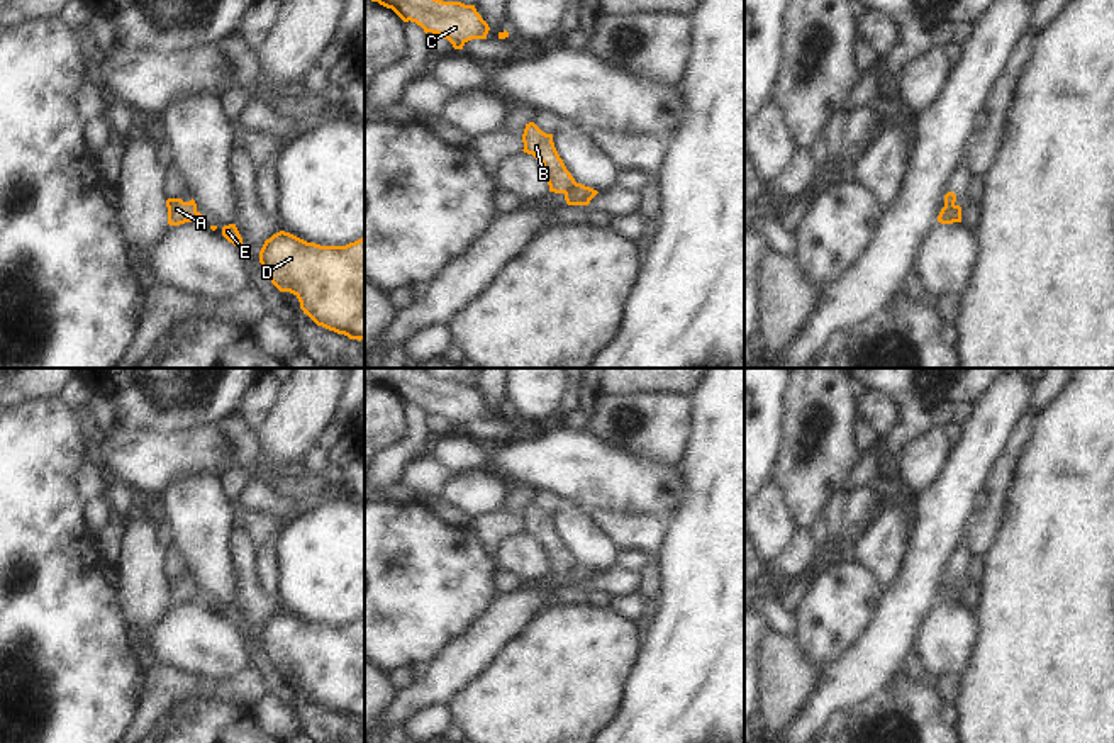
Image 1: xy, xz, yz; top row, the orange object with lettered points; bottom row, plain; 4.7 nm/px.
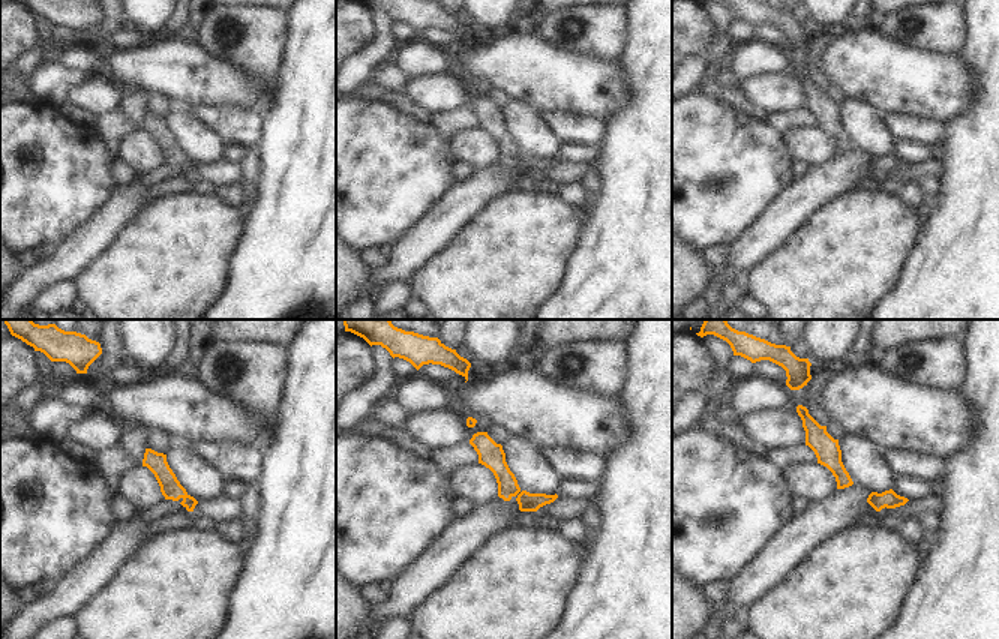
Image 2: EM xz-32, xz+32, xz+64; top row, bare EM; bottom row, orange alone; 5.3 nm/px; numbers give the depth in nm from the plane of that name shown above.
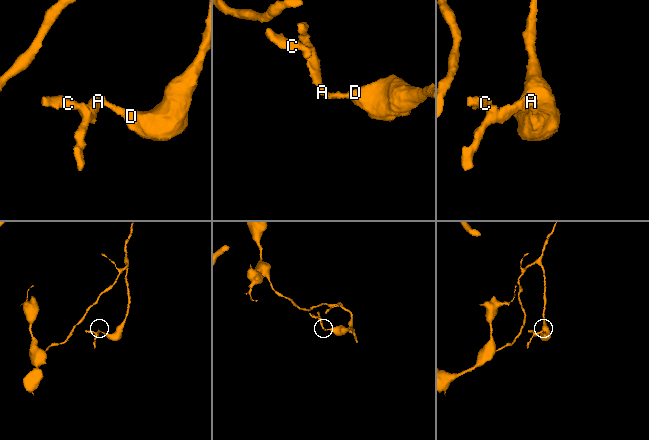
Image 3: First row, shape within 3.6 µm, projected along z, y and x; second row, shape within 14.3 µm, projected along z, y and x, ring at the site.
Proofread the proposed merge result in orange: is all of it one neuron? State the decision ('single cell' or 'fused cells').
fused cells

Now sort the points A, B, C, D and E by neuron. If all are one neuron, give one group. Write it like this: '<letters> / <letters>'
A B C / D E

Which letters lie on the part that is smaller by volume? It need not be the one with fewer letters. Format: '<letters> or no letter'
A, B, C.

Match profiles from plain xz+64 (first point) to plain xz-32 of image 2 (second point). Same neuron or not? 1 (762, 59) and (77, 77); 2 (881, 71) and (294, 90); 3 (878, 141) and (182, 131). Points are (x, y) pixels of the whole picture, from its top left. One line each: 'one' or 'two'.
1: two
2: two
3: one

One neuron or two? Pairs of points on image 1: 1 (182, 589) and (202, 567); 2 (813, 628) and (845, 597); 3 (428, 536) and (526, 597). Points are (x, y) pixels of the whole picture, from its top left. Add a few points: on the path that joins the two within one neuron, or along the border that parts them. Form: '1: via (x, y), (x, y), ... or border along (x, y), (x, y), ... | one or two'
1: border along (173, 543), (192, 574), (197, 591) | two
2: via (821, 621), (836, 606) | one
3: border along (499, 594), (472, 623) | two

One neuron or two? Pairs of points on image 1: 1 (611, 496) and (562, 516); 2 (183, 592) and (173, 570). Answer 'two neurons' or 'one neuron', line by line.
1: two neurons
2: one neuron

